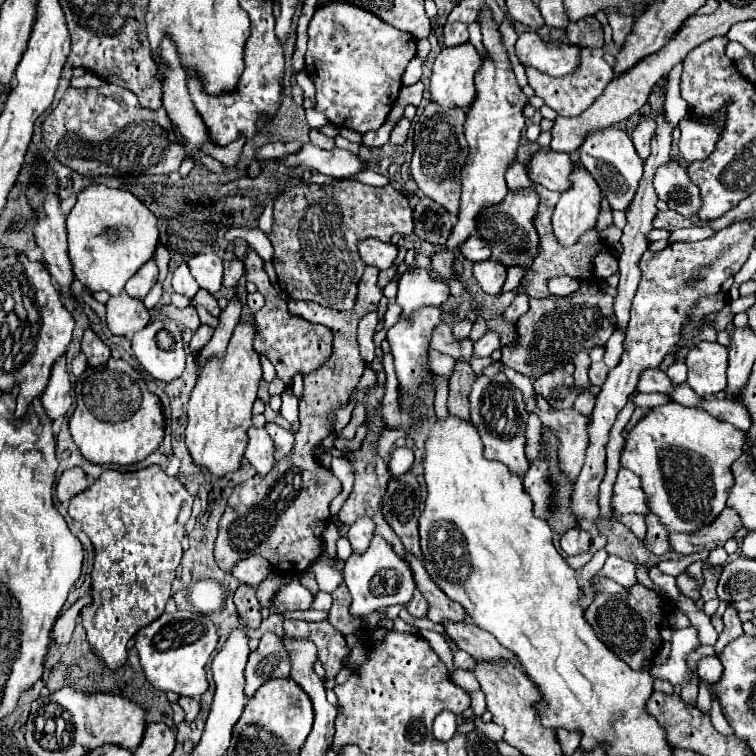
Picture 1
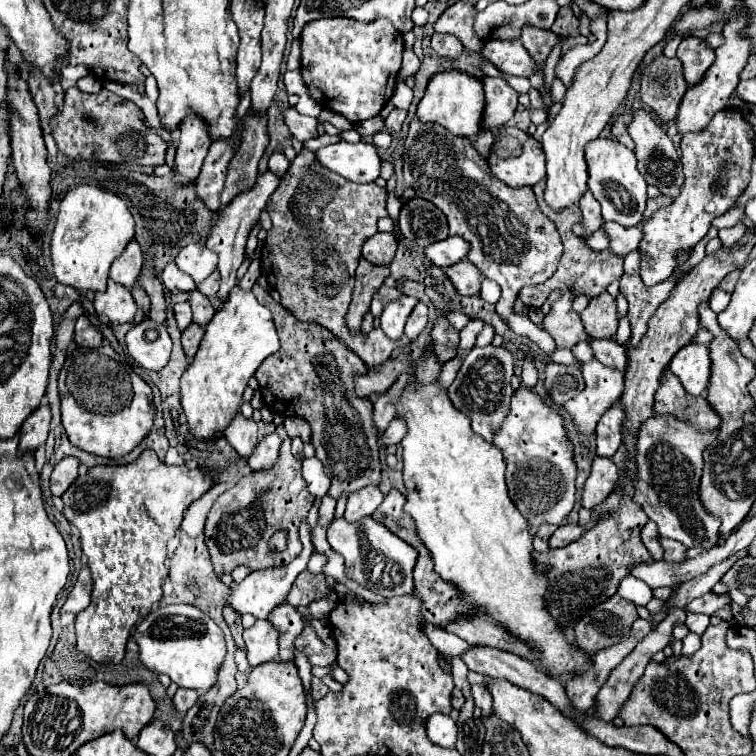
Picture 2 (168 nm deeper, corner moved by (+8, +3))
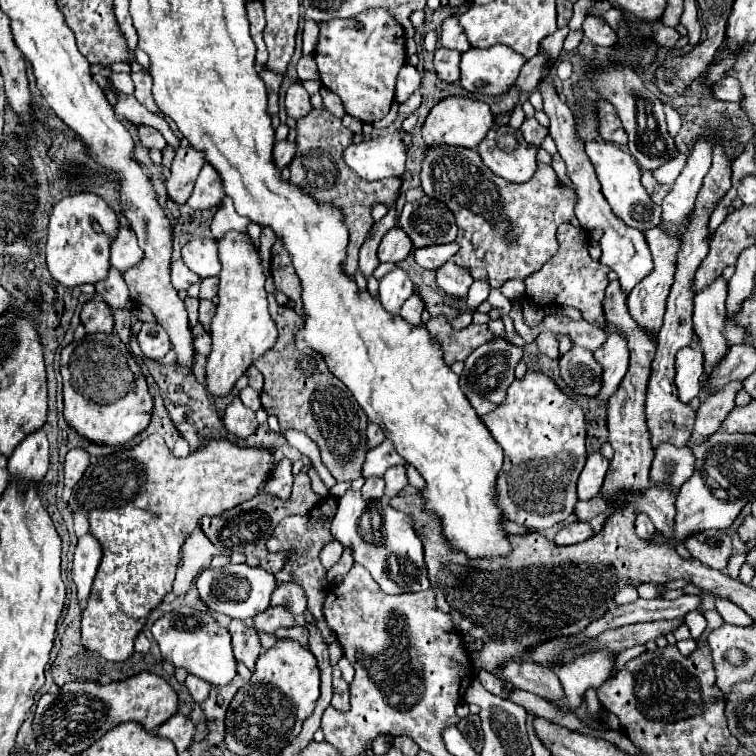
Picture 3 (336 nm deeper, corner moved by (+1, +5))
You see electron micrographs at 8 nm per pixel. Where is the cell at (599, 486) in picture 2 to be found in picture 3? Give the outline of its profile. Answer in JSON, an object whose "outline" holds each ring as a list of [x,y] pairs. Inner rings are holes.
{"outline":[[[592,453],[586,459],[586,465],[578,477],[578,499],[588,501],[590,497],[594,497],[600,489],[602,489],[602,481],[604,475],[608,471],[608,459],[602,453]]]}

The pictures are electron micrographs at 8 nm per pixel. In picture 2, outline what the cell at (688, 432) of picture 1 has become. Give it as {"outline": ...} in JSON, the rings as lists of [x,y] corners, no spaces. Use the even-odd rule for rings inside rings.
{"outline":[[[653,415],[639,427],[637,431],[637,443],[635,443],[635,479],[633,479],[633,501],[641,505],[641,509],[647,513],[651,521],[657,523],[659,533],[667,535],[669,539],[675,539],[683,543],[685,547],[713,547],[717,543],[717,531],[719,531],[719,519],[715,515],[707,515],[703,511],[703,503],[699,503],[699,477],[703,475],[703,447],[707,443],[715,443],[719,437],[719,431],[699,431],[691,427],[691,423],[683,423],[675,419],[675,415]]]}

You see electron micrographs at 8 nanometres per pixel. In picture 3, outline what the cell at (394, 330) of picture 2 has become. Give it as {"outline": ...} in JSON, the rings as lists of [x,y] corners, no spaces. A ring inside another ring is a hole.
{"outline":[[[394,267],[378,281],[378,293],[386,311],[398,315],[400,305],[414,293],[414,283],[406,275],[406,271],[402,271],[400,267]]]}

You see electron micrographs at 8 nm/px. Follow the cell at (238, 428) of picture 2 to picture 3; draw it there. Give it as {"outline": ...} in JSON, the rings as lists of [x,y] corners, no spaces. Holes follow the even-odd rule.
{"outline":[[[238,397],[232,399],[232,403],[228,403],[228,407],[224,409],[224,417],[222,417],[226,429],[238,437],[248,437],[256,431],[258,421],[254,417],[254,411],[244,407],[242,401]]]}

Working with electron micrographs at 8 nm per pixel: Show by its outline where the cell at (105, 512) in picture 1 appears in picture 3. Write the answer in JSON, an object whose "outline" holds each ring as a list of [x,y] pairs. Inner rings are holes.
{"outline":[[[148,435],[136,447],[118,449],[112,455],[92,459],[68,501],[72,511],[86,513],[90,531],[104,549],[86,609],[82,611],[82,645],[88,651],[98,651],[108,661],[126,661],[134,653],[134,639],[142,631],[148,613],[172,591],[180,549],[186,537],[196,529],[204,515],[224,513],[254,497],[270,477],[274,463],[276,457],[272,449],[238,447],[226,439],[210,439],[210,445],[180,459],[172,455],[160,435]]]}

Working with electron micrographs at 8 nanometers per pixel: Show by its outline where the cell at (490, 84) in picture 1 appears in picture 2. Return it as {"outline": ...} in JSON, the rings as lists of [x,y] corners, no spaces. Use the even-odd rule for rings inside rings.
{"outline":[[[483,77],[483,89],[485,109],[481,117],[481,131],[491,131],[493,127],[505,125],[515,115],[519,93],[499,77]]]}

